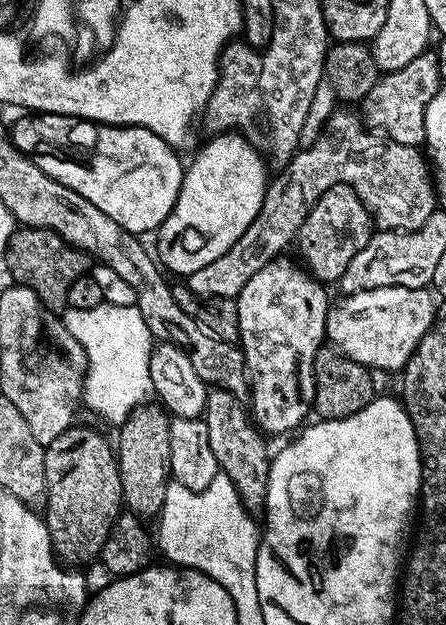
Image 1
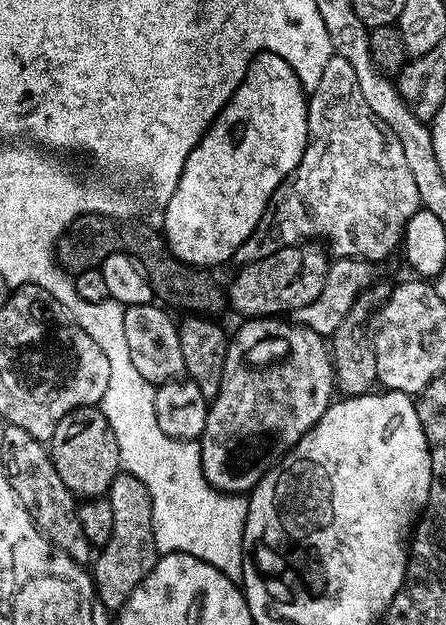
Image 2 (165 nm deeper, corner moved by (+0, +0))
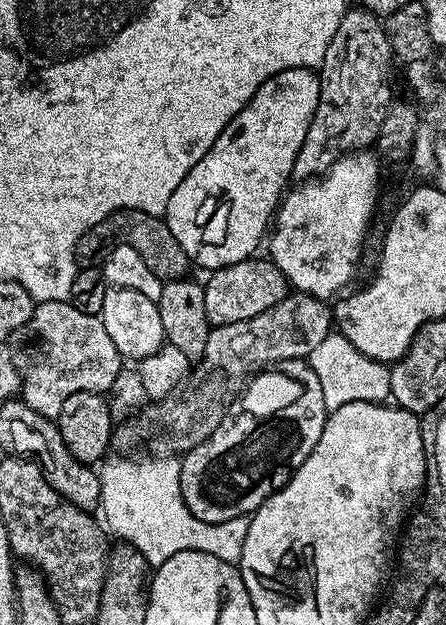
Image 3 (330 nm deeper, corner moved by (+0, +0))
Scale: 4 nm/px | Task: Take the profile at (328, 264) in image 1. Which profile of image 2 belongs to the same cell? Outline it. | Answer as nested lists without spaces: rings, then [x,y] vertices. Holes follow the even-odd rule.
[[[316,242],[283,248],[266,258],[243,265],[232,285],[227,285],[227,303],[244,318],[276,318],[281,314],[295,313],[297,308],[310,306],[310,302],[322,294],[329,263],[329,253]]]

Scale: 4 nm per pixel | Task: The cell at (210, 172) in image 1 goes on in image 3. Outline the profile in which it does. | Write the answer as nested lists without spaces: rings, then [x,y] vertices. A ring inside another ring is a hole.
[[[291,68],[285,72],[274,74],[254,94],[252,101],[248,103],[248,105],[246,105],[231,122],[229,122],[226,126],[226,130],[222,130],[222,134],[218,134],[214,146],[210,146],[210,150],[202,158],[202,162],[198,162],[198,166],[194,166],[194,170],[190,170],[190,174],[186,174],[186,178],[182,178],[182,186],[178,186],[178,190],[174,190],[174,194],[170,198],[170,206],[166,213],[166,219],[170,226],[170,230],[174,234],[174,238],[178,238],[178,246],[182,246],[182,250],[186,250],[189,261],[191,261],[195,267],[197,264],[200,268],[208,268],[207,270],[225,268],[231,264],[237,264],[238,262],[249,259],[249,257],[255,253],[252,251],[254,251],[259,244],[261,247],[262,241],[269,231],[270,221],[273,219],[274,213],[282,197],[285,195],[286,189],[289,187],[288,179],[293,179],[296,171],[298,150],[302,150],[302,142],[306,142],[306,130],[310,130],[310,122],[314,118],[314,110],[318,106],[319,93],[320,78],[313,69]]]

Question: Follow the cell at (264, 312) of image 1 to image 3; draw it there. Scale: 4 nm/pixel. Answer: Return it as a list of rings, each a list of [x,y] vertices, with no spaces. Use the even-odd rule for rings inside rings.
[[[304,362],[295,368],[296,376],[280,372],[284,370],[255,373],[214,434],[183,453],[180,489],[194,518],[217,524],[255,512],[266,497],[288,483],[289,476],[318,446],[330,410],[324,404],[318,374]]]

